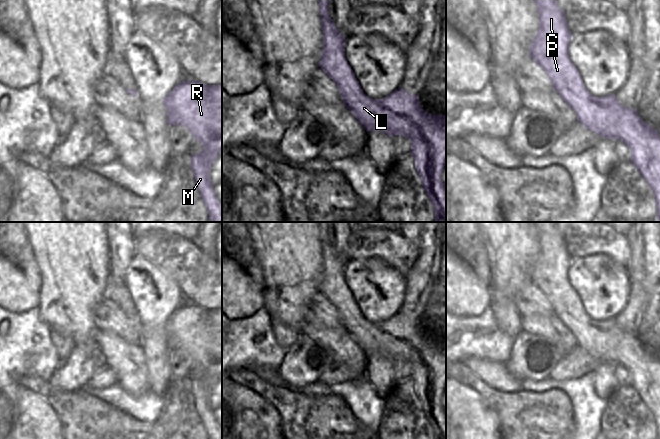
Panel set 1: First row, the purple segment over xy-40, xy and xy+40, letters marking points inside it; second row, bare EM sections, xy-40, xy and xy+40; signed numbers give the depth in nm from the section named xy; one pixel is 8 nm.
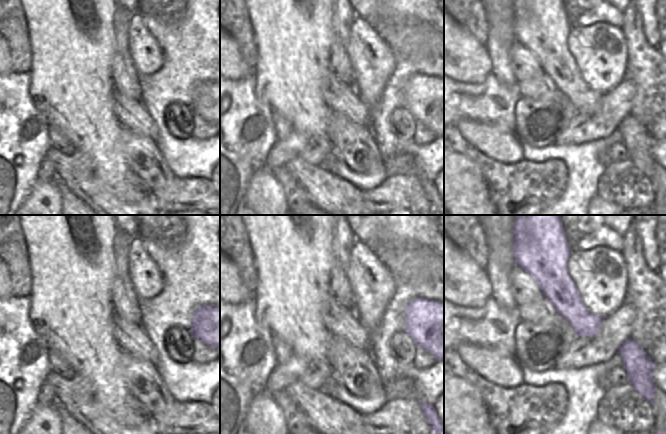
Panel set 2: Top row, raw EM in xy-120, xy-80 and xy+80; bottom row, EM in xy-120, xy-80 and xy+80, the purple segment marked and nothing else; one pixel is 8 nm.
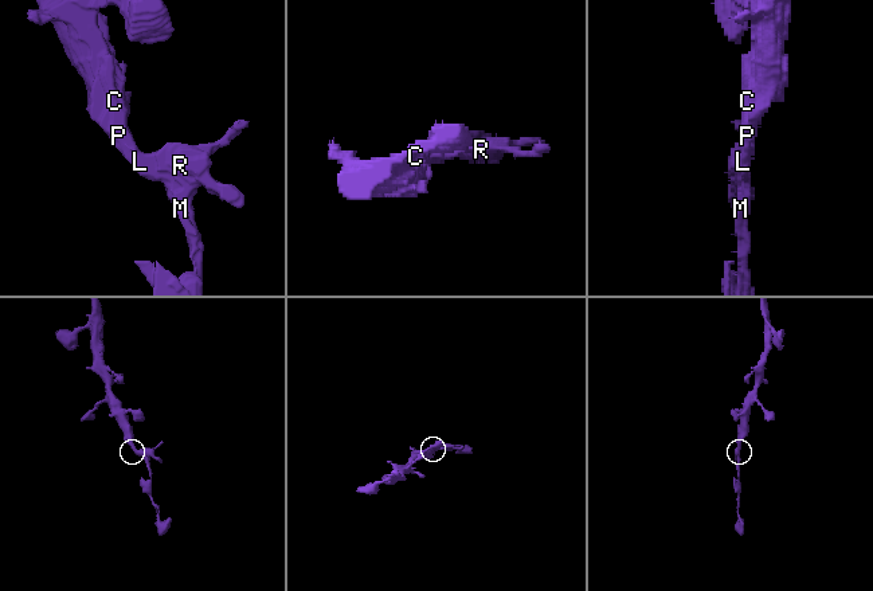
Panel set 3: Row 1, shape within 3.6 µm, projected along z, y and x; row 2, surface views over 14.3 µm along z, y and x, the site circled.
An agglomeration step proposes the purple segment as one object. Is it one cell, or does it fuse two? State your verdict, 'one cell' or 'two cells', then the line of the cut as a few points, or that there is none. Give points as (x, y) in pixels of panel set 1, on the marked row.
one cell; cut none

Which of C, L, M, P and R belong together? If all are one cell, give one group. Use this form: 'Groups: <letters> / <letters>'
Groups: C L M P R.

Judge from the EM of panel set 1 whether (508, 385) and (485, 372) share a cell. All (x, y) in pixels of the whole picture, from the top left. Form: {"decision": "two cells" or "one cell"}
{"decision": "one cell"}

